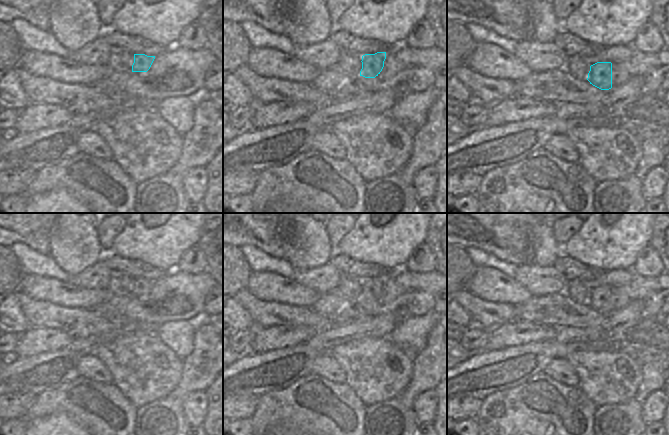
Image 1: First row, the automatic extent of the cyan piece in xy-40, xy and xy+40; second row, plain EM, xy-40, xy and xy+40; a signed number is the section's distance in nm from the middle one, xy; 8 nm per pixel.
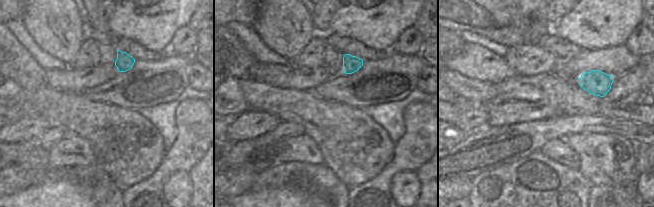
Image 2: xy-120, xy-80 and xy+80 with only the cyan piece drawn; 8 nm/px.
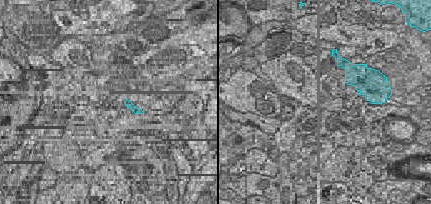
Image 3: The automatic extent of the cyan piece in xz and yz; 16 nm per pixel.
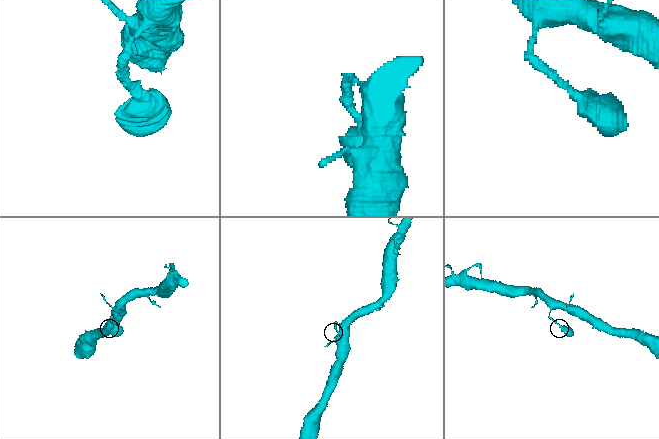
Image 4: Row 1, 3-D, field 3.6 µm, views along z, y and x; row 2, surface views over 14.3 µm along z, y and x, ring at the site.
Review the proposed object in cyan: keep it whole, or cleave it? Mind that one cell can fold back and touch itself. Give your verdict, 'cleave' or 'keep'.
keep

